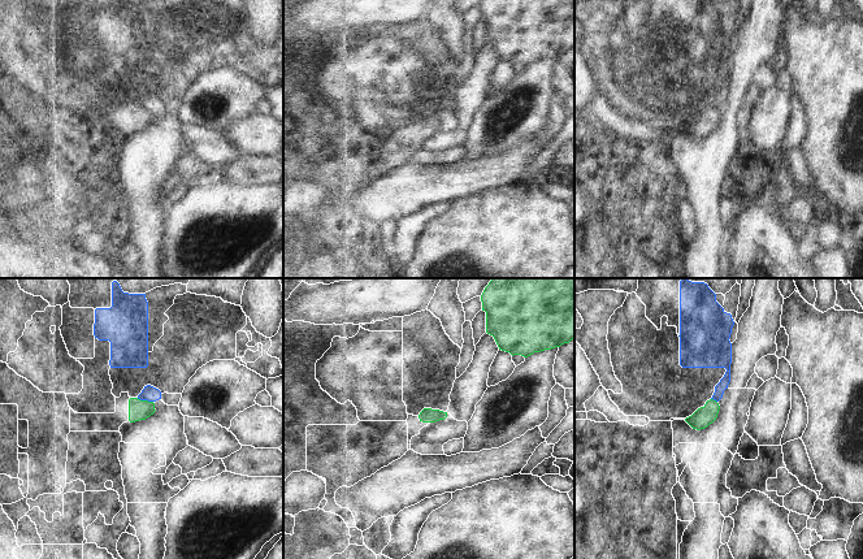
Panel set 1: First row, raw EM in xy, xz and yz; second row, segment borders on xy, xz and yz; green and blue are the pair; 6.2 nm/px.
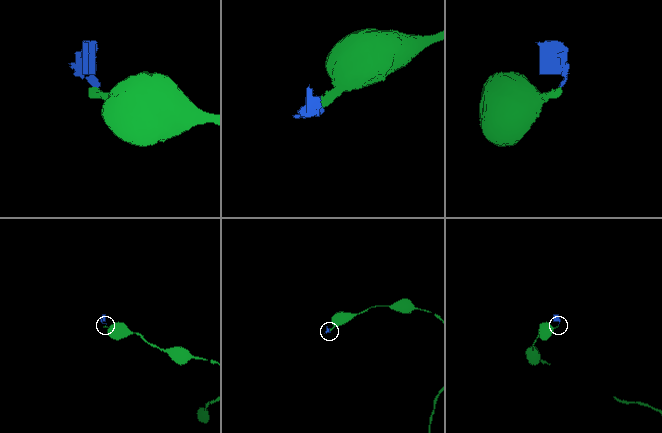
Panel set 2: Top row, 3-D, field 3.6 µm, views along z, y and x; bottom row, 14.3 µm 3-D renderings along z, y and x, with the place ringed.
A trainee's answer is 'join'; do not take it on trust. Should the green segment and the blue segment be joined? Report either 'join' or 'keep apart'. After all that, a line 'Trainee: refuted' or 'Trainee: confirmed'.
keep apart
Trainee: refuted

